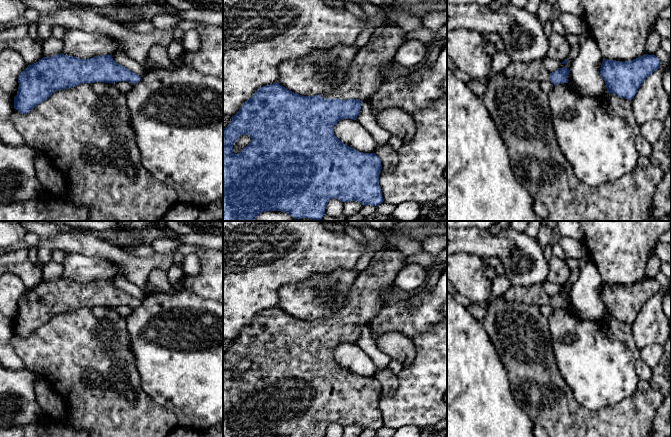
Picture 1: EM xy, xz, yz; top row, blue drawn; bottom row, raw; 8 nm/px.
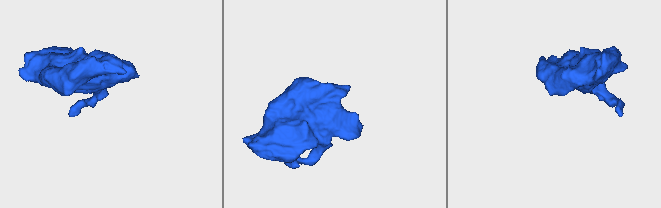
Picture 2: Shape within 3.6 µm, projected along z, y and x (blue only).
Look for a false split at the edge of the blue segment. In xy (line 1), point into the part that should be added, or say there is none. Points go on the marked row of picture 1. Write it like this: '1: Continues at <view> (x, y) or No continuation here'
1: No continuation here

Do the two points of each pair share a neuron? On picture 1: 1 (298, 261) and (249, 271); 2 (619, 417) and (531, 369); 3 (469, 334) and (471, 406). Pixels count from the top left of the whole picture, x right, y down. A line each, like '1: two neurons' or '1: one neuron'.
1: one neuron
2: one neuron
3: one neuron

